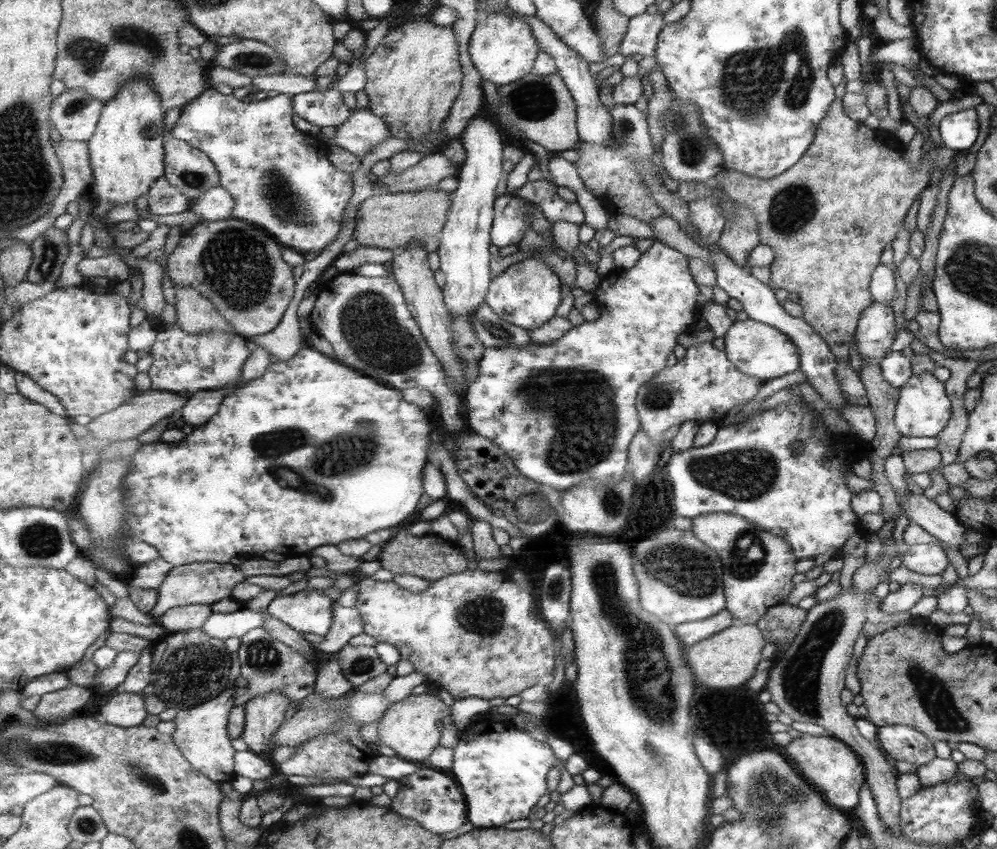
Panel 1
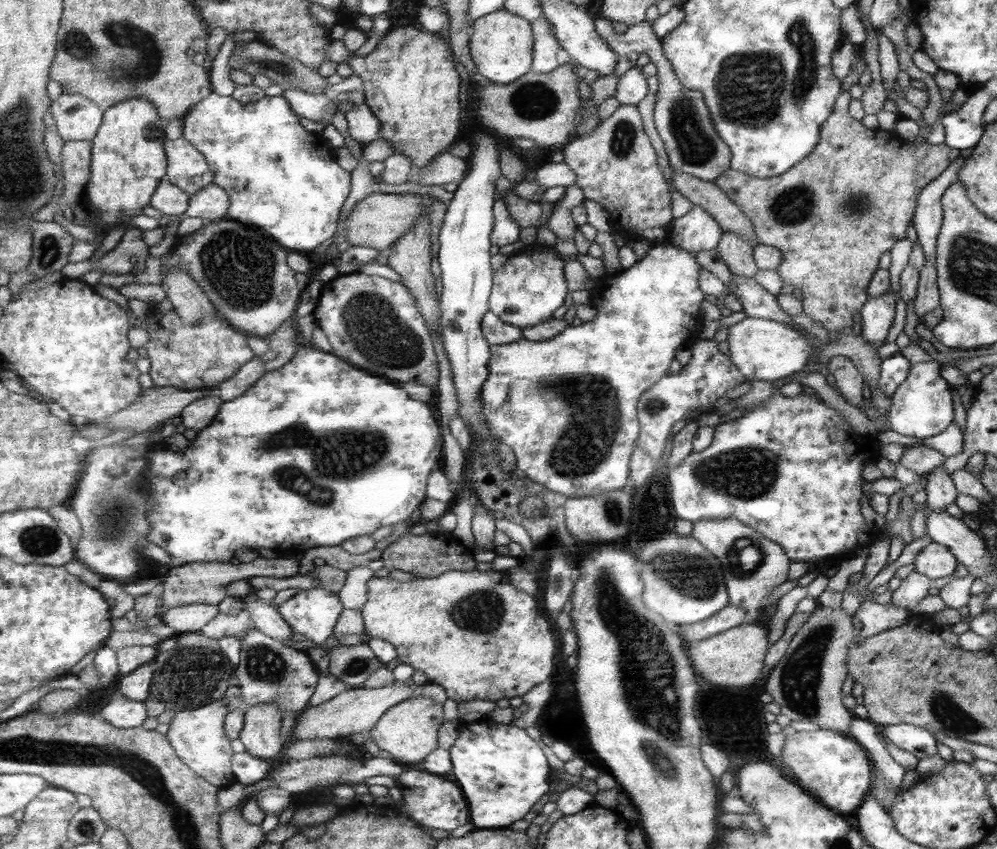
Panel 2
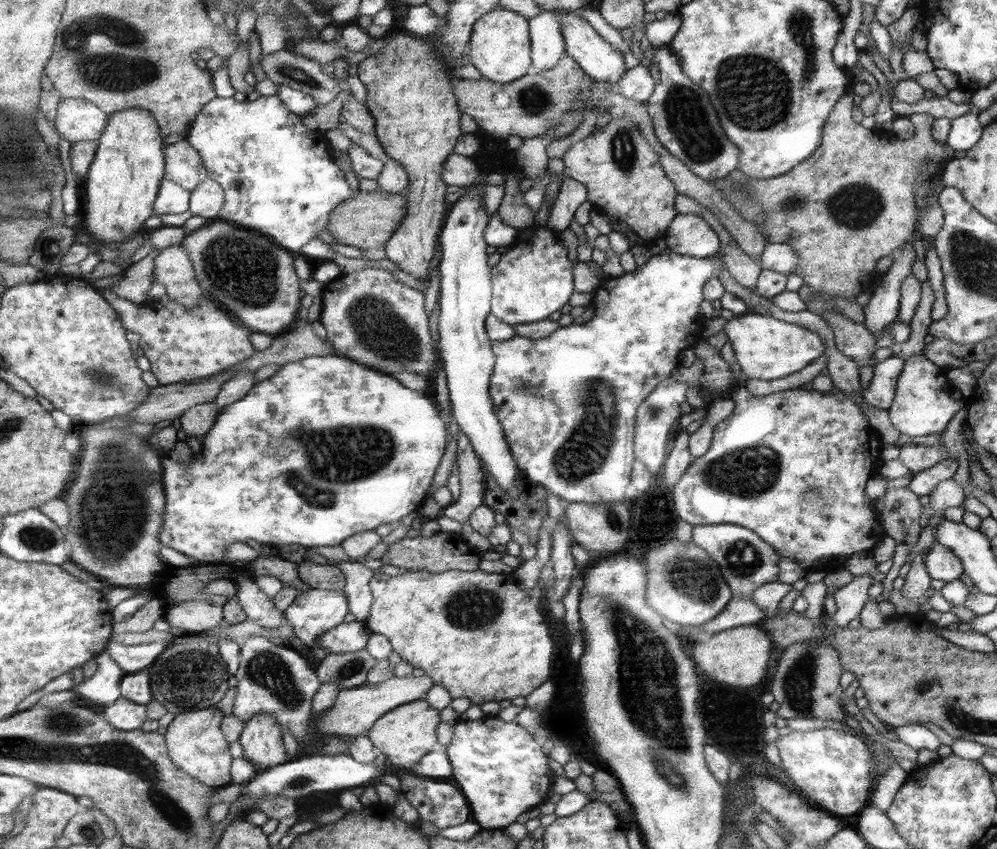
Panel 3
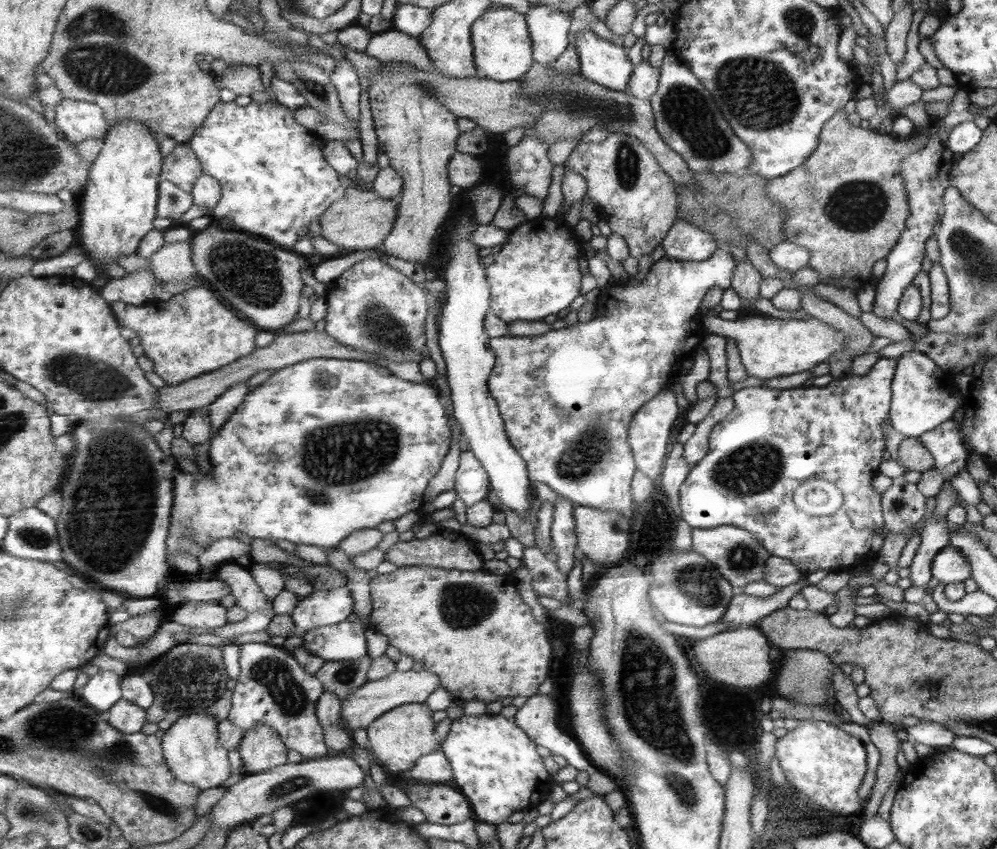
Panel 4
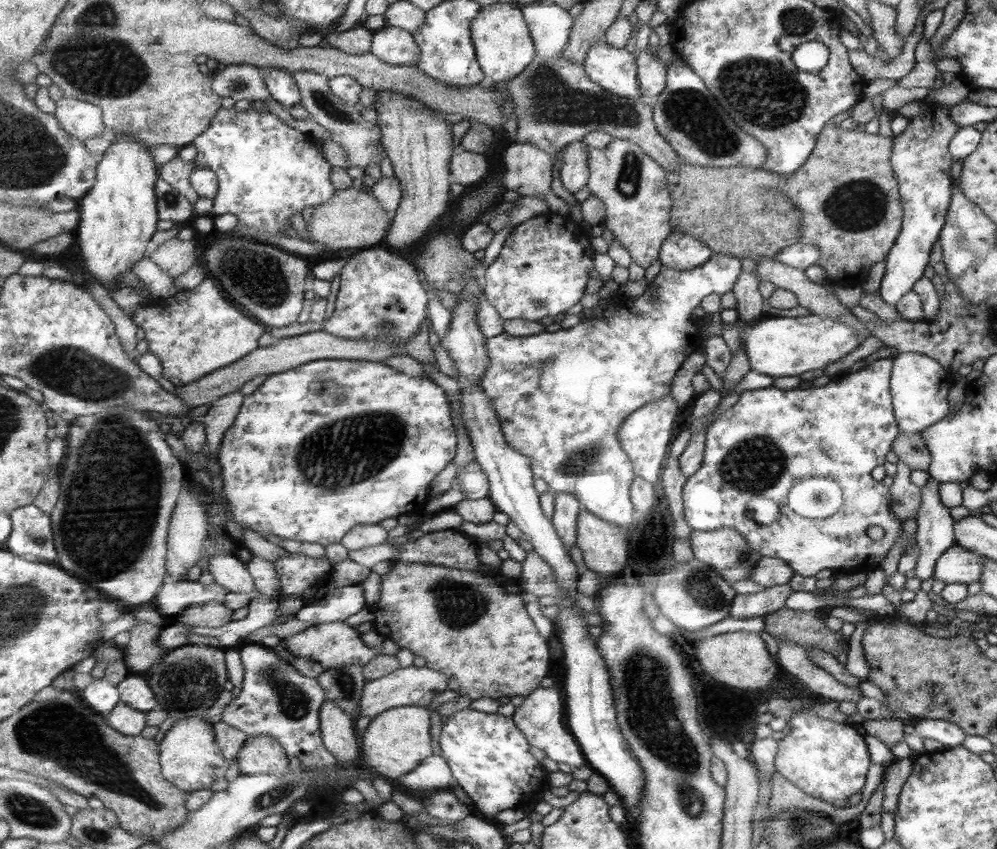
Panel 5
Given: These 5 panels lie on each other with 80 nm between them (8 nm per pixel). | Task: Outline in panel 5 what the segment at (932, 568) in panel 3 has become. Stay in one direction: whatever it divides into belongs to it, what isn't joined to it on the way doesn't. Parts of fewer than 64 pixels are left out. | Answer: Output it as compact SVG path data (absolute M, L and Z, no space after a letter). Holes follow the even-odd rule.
M954 545L937 558L932 578L944 584L968 585L979 582L979 574L981 574L979 556Z

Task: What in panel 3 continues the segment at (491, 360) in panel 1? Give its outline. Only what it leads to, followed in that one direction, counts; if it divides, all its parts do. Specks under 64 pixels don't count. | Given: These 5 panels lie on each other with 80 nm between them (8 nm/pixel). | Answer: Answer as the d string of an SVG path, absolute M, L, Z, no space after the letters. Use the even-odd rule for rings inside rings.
M664 249L658 254L652 254L649 260L639 265L633 272L625 272L620 277L605 277L593 292L592 305L595 308L594 316L586 323L577 326L567 325L554 332L549 338L539 340L517 335L511 340L503 342L494 341L494 353L496 365L492 374L491 398L494 411L497 413L511 452L514 454L518 467L526 473L527 478L539 483L545 490L558 496L562 503L585 504L627 504L632 499L632 472L636 459L635 437L639 405L651 394L651 391L669 377L669 370L677 365L677 354L683 348L692 348L700 339L703 322L699 318L699 304L701 304L701 288L705 286L707 279L715 277L718 280L718 272L723 268L722 260L718 258L718 252L711 257L692 257Z

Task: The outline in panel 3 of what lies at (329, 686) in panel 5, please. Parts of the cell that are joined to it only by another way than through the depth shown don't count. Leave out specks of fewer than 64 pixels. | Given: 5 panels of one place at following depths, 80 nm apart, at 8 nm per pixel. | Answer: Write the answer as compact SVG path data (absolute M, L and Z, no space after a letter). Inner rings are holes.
M366 649L357 652L329 653L317 666L323 683L333 683L341 689L352 689L367 684L369 673L378 660Z

